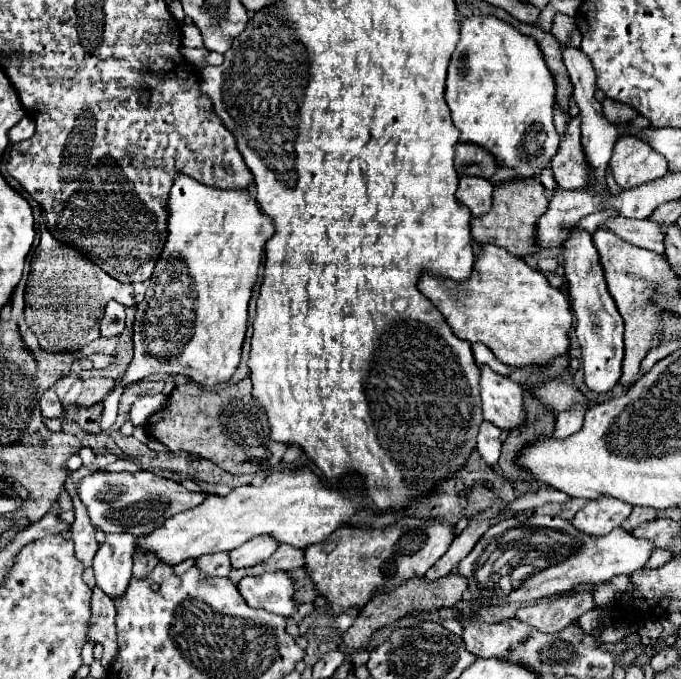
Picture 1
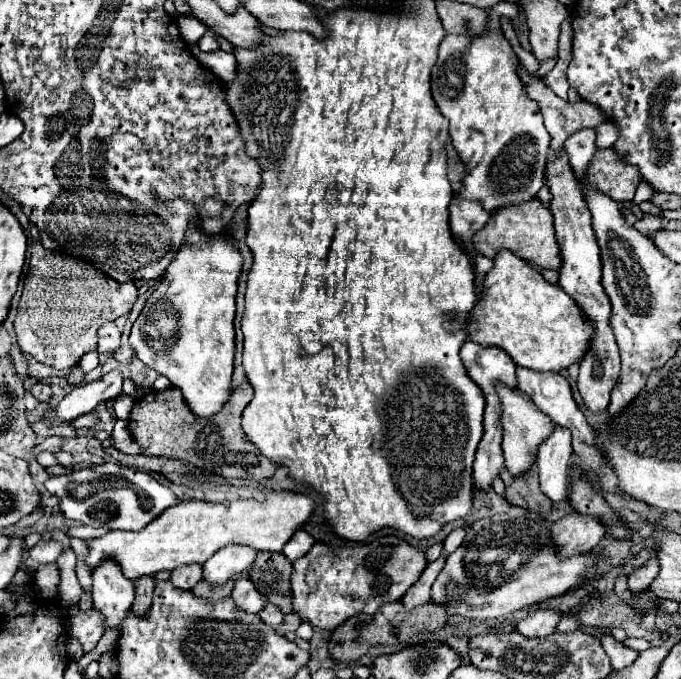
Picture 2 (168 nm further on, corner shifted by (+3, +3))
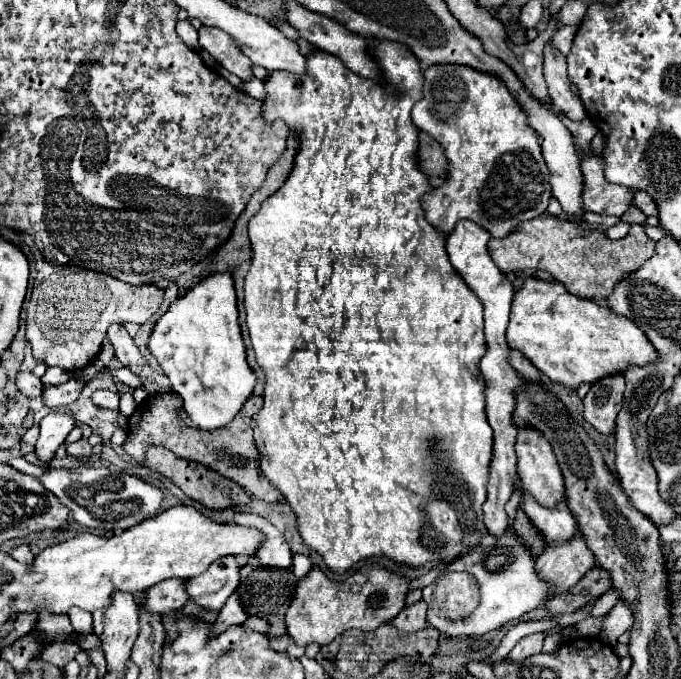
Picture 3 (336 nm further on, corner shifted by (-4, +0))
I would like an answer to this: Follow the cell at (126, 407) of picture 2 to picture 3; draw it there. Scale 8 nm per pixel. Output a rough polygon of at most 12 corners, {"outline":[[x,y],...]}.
{"outline":[[105,389],[91,395],[97,407],[119,409],[119,395]]}

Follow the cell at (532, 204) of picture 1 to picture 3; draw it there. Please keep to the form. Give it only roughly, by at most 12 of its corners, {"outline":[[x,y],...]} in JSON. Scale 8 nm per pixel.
{"outline":[[547,215],[487,247],[503,273],[543,269],[607,299],[655,253]]}

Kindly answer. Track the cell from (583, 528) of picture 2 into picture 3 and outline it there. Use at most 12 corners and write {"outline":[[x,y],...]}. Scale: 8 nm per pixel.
{"outline":[[581,535],[545,549],[535,561],[539,577],[571,589],[595,555]]}

